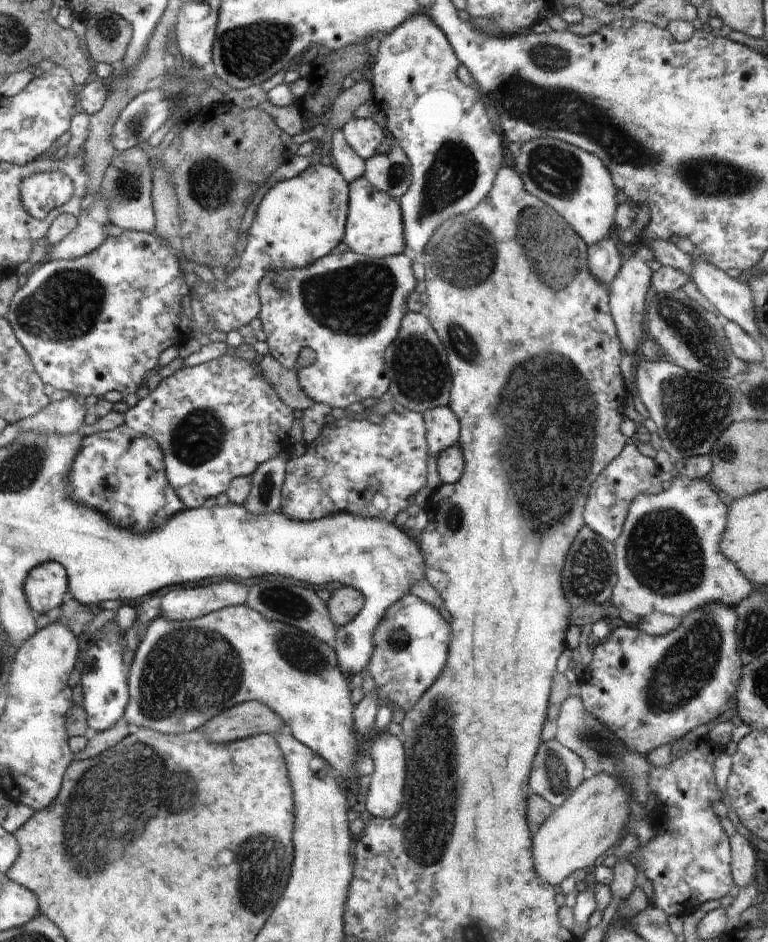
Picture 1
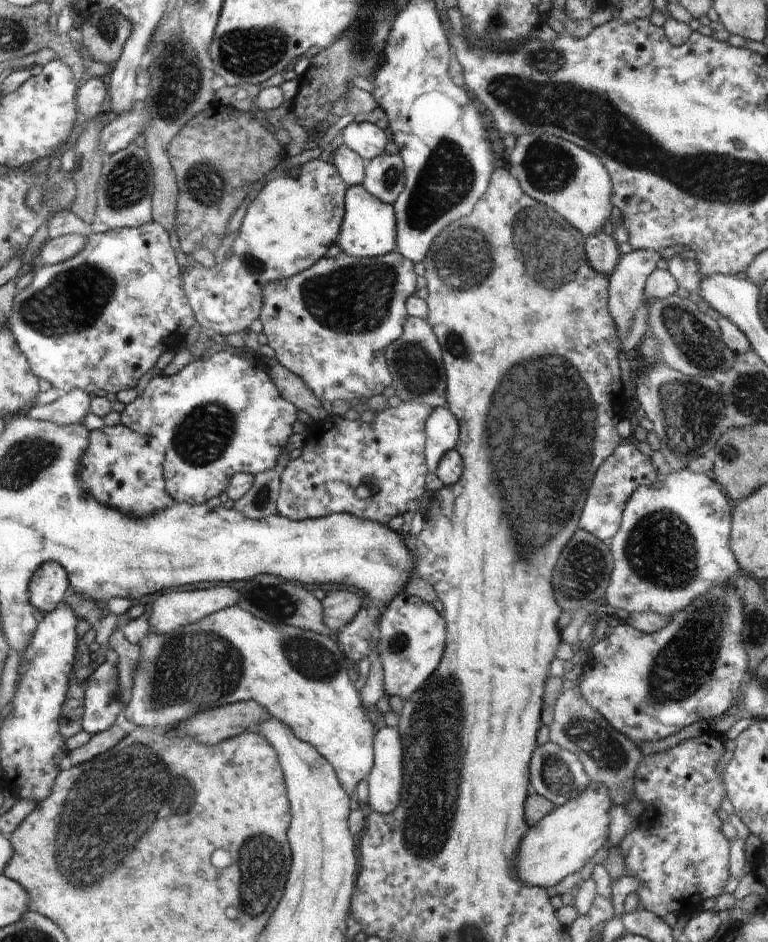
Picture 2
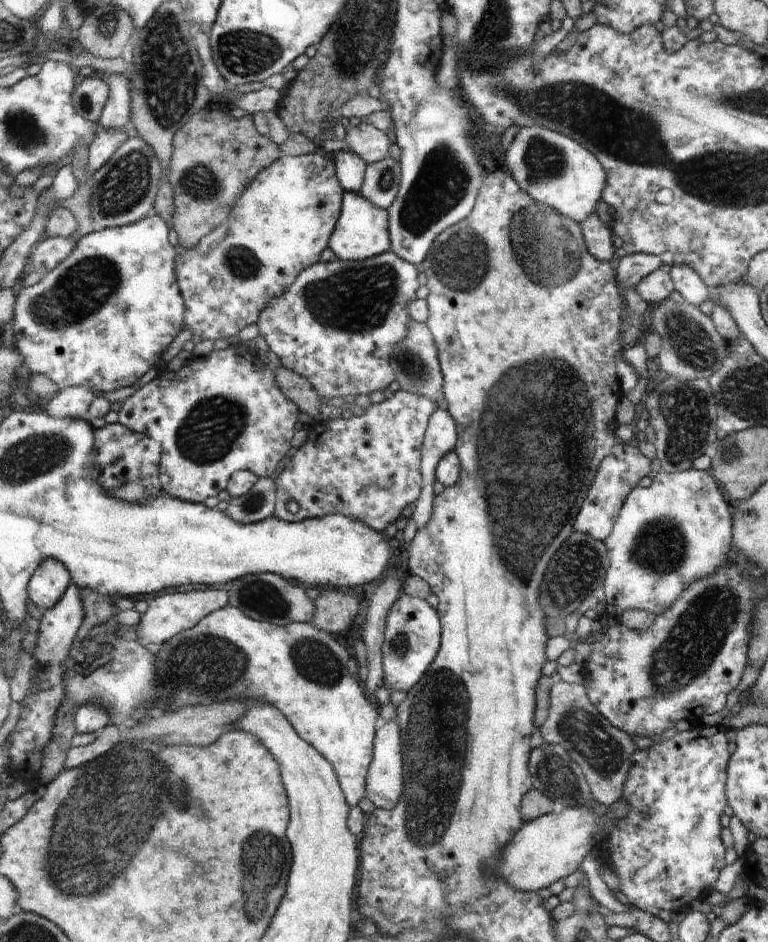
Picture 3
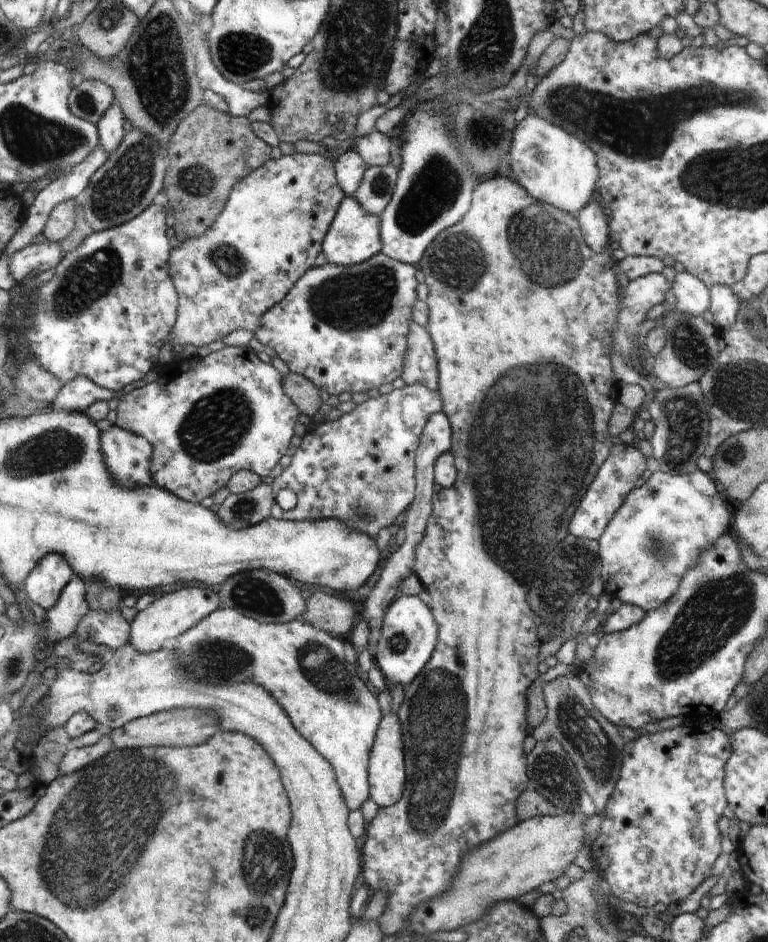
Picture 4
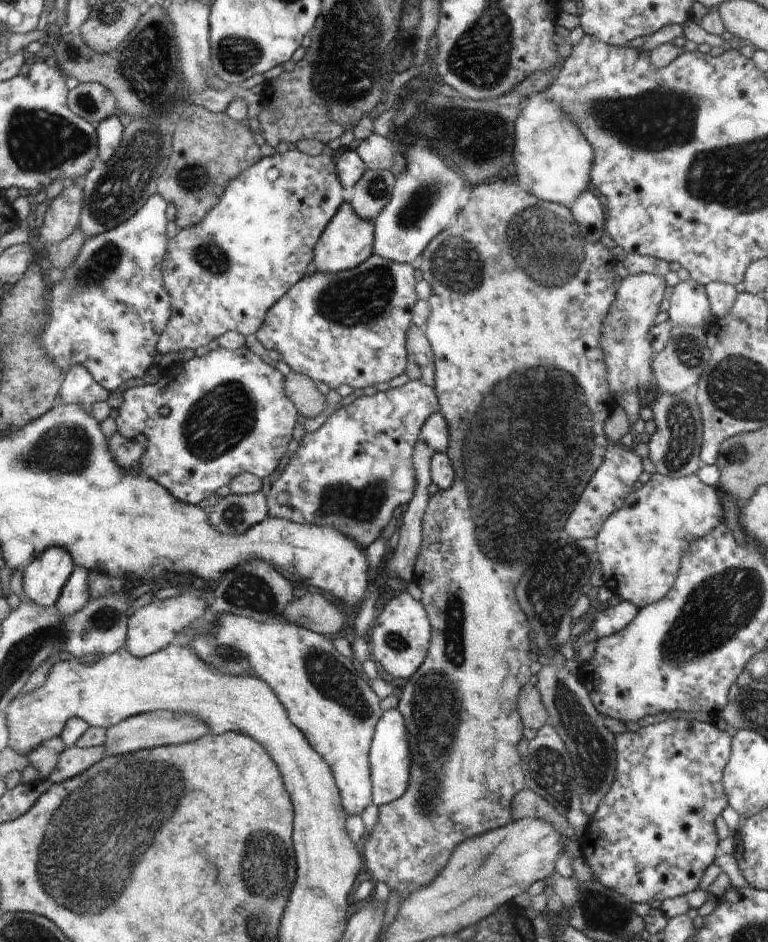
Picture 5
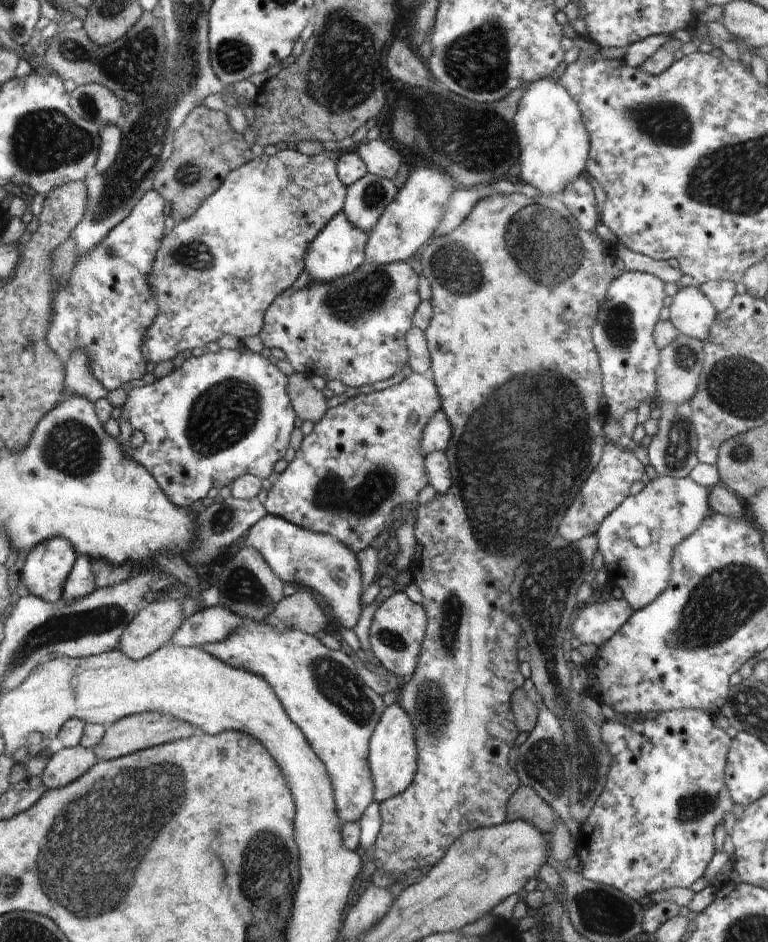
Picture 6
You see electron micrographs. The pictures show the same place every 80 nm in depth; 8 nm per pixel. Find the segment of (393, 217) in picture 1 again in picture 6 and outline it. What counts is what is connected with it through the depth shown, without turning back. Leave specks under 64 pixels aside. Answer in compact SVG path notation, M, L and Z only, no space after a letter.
M340 214L316 242L312 241L312 254L308 254L308 272L310 272L310 282L331 283L337 281L344 275L350 274L359 268L364 261L365 250L369 235L366 230L358 228L348 217L347 214Z

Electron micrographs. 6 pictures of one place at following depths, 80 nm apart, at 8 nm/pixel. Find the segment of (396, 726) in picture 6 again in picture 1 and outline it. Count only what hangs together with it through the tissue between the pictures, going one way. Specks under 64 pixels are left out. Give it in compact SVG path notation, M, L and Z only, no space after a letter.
M388 730L373 734L371 743L374 772L372 772L369 789L366 792L366 810L374 817L391 819L402 808L404 781L406 774L406 757L402 742L391 735Z

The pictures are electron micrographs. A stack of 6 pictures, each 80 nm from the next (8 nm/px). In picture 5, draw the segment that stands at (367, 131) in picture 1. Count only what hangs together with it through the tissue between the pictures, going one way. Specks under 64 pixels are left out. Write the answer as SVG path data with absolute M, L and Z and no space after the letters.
M372 133L368 138L356 142L353 148L370 170L387 171L394 164L394 148L385 136Z

